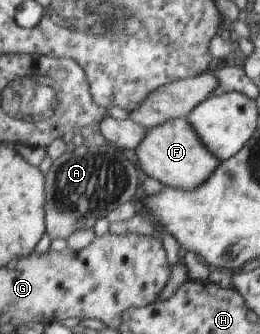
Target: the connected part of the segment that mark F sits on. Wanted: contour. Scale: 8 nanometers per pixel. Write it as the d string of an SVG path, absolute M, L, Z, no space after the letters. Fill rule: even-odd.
M174 119L145 131L135 148L140 170L158 180L164 187L194 191L219 166L219 160L201 143L193 126L186 119Z

